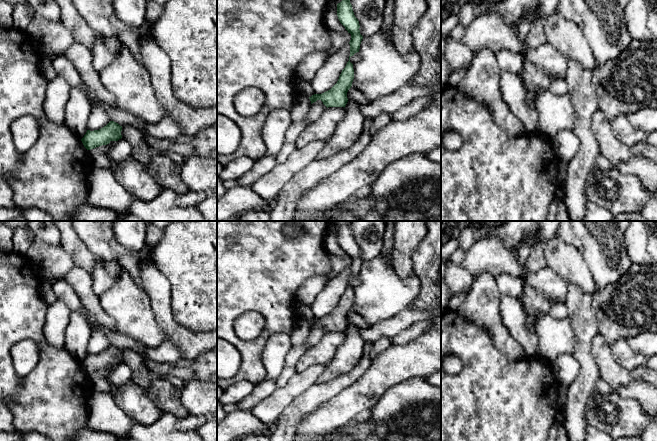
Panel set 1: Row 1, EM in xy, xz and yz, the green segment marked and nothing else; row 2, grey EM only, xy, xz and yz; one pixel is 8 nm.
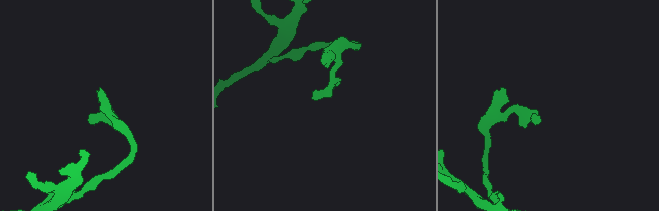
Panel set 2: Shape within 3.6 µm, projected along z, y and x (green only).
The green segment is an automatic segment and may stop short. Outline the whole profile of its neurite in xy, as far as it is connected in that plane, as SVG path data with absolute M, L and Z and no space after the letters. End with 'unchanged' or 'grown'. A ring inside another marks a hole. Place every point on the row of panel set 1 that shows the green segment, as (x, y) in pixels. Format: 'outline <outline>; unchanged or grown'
outline M110 121L99 130L87 130L81 141L87 150L91 150L102 145L107 145L111 141L118 141L122 138L121 131L122 126L114 121Z; unchanged

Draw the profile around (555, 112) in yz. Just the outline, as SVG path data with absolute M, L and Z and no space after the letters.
M535 89L535 110L540 131L553 141L563 129L572 130L577 118L571 95L555 95L549 89Z

